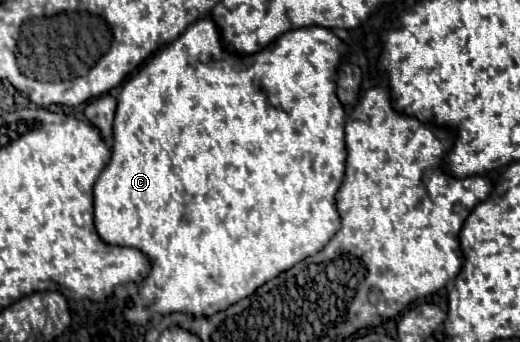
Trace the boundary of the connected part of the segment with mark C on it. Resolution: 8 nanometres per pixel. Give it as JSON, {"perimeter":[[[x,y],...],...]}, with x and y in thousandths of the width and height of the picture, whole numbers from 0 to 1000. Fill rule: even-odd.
{"perimeter":[[[404,50],[381,61],[381,67],[369,67],[338,120],[323,126],[315,143],[308,143],[304,155],[296,155],[296,167],[273,190],[265,202],[262,219],[254,219],[238,249],[235,249],[235,266],[227,278],[227,319],[223,319],[223,342],[219,342],[219,371],[215,371],[215,389],[219,389],[219,424],[215,424],[215,465],[212,477],[204,482],[204,494],[192,506],[185,541],[181,541],[181,658],[185,658],[185,675],[192,687],[192,699],[204,711],[204,716],[227,716],[227,722],[258,722],[265,734],[273,734],[285,763],[288,763],[288,798],[269,822],[262,827],[265,839],[265,857],[242,880],[238,904],[235,904],[235,933],[242,944],[254,944],[254,950],[281,950],[296,921],[323,921],[323,915],[335,915],[335,909],[354,909],[362,921],[373,921],[373,927],[408,927],[408,915],[419,915],[423,904],[438,904],[438,892],[450,892],[454,880],[485,863],[500,833],[508,833],[512,822],[535,810],[538,798],[554,792],[558,781],[565,781],[569,769],[577,769],[585,751],[596,751],[596,746],[608,746],[631,705],[635,693],[654,670],[654,635],[650,635],[650,617],[646,617],[646,599],[642,599],[642,564],[646,553],[654,547],[658,535],[658,518],[662,518],[662,477],[665,477],[665,430],[662,430],[662,319],[646,284],[646,202],[650,202],[650,184],[654,184],[654,167],[658,155],[665,149],[662,126],[635,91],[635,85],[623,85],[623,79],[581,79],[581,85],[562,85],[562,91],[550,91],[546,102],[538,102],[531,114],[535,126],[519,126],[512,143],[504,143],[500,155],[488,155],[488,161],[473,161],[473,167],[458,167],[458,161],[446,161],[438,149],[427,143],[423,132],[423,96],[412,73],[412,61]]]}

